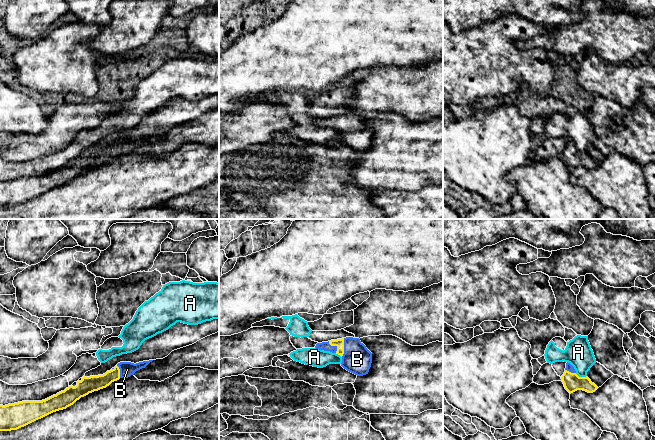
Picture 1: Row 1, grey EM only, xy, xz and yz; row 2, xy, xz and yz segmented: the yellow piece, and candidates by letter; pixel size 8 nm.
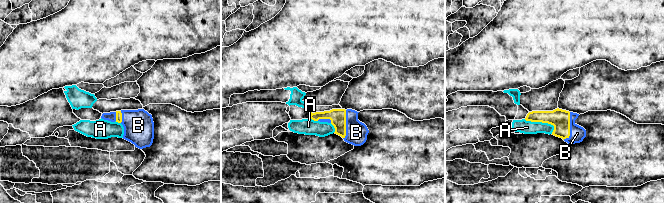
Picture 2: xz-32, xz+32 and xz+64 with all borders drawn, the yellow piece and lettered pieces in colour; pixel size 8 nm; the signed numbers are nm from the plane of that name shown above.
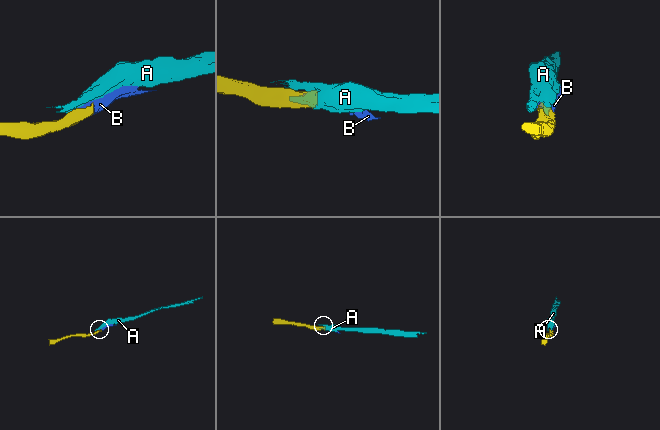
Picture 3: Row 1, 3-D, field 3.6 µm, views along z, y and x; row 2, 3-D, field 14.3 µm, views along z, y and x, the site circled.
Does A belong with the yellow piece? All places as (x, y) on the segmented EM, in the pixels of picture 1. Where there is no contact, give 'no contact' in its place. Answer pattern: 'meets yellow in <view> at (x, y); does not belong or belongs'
meets yellow in yz at (581, 377); does not belong

